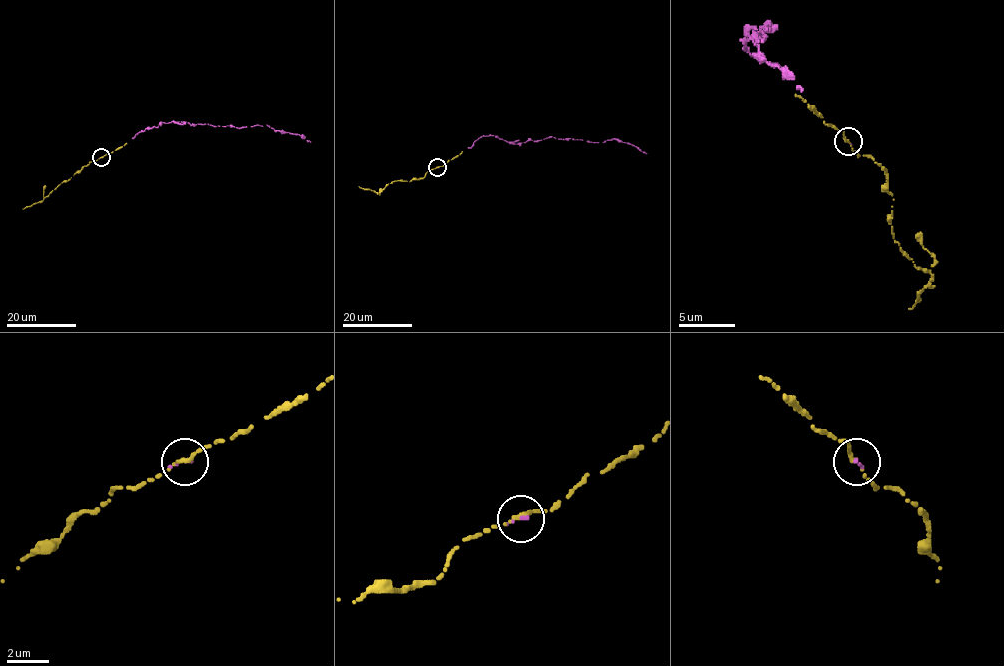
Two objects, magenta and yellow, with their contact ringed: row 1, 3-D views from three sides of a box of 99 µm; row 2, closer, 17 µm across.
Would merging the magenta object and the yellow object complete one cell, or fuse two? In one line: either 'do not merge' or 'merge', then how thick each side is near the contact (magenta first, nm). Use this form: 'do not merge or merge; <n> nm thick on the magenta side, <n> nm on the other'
merge; 180 nm thick on the magenta side, 180 nm on the other

